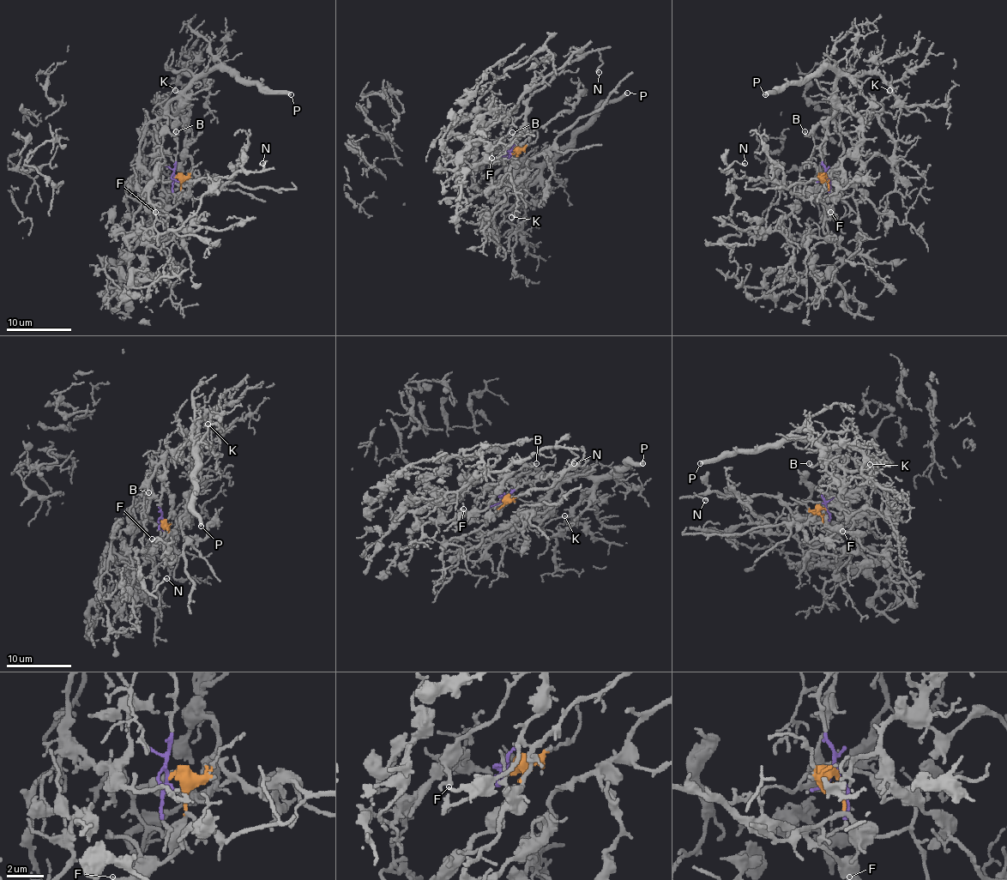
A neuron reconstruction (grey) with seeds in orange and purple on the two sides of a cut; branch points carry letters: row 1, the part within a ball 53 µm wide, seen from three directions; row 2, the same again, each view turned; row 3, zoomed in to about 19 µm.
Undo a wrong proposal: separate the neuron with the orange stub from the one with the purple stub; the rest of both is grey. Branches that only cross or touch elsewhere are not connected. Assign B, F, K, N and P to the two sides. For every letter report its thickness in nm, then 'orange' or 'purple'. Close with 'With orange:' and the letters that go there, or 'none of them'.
B: 100 nm | purple
F: 200 nm | orange
K: 150 nm | purple
N: 190 nm | orange
P: 380 nm | purple
With orange: F, N

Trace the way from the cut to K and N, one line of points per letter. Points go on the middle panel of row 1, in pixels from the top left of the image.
K: (511, 154), (513, 147), (504, 164), (533, 164), (539, 169), (539, 177), (521, 195), (518, 216), (511, 216)
N: (511, 154), (519, 151), (518, 136), (527, 100), (573, 59), (596, 50), (603, 63), (599, 73)

